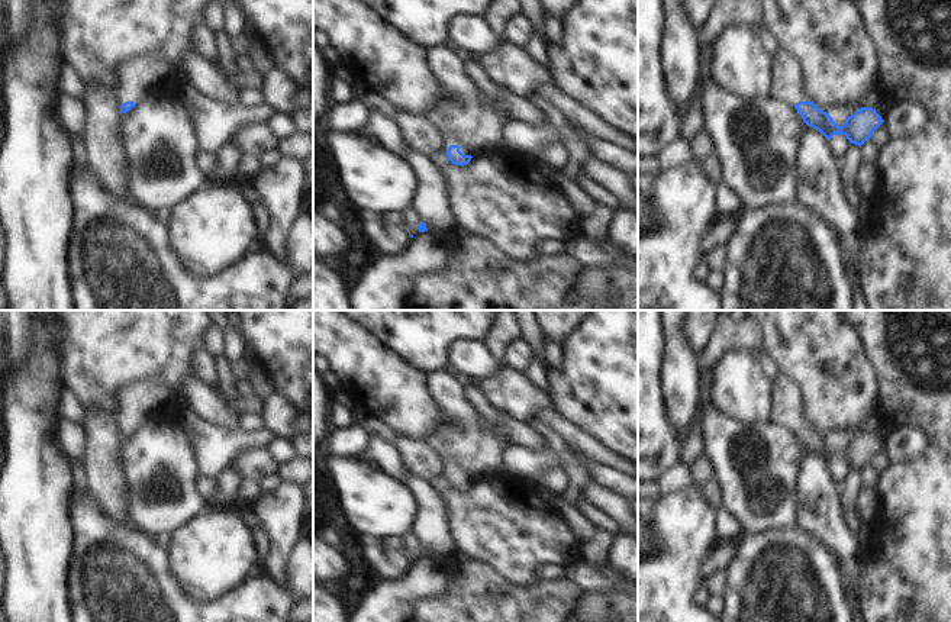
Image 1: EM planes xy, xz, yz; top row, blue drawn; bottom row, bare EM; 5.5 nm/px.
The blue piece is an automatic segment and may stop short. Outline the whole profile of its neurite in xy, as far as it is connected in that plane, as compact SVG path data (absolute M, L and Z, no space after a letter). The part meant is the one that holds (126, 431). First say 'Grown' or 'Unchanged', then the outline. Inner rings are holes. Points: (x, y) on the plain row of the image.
Grown. M148 380L120 384L113 393L113 418L120 438L129 436L141 425L154 420L159 409L177 402L177 390L155 394Z

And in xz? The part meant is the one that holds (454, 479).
Grown. M438 452L438 458L442 463L442 476L447 478L448 484L455 490L467 490L471 486L470 476L460 468L457 460L447 454Z

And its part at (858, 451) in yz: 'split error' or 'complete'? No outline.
split error

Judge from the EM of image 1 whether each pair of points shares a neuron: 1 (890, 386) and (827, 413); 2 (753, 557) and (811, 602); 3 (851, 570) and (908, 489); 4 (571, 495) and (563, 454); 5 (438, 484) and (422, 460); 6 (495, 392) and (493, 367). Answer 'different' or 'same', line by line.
1: different
2: same
3: different
4: same
5: different
6: different

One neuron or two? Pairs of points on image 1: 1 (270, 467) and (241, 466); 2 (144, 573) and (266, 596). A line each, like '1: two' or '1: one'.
1: one
2: one

